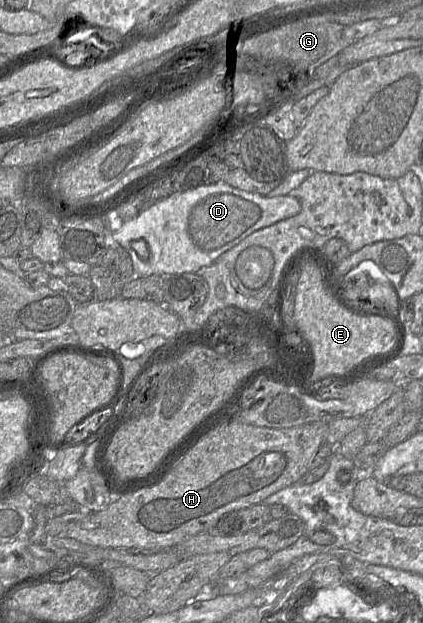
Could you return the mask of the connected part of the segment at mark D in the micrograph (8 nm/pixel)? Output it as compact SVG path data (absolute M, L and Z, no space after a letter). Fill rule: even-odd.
M225 182L207 183L173 193L169 197L152 204L135 218L124 221L112 235L115 242L128 251L132 259L133 269L138 275L190 273L211 265L221 254L256 230L292 217L298 214L300 210L299 200L290 195L266 197L232 187ZM140 239L143 239L149 246L147 260L140 258L132 247L132 242Z

